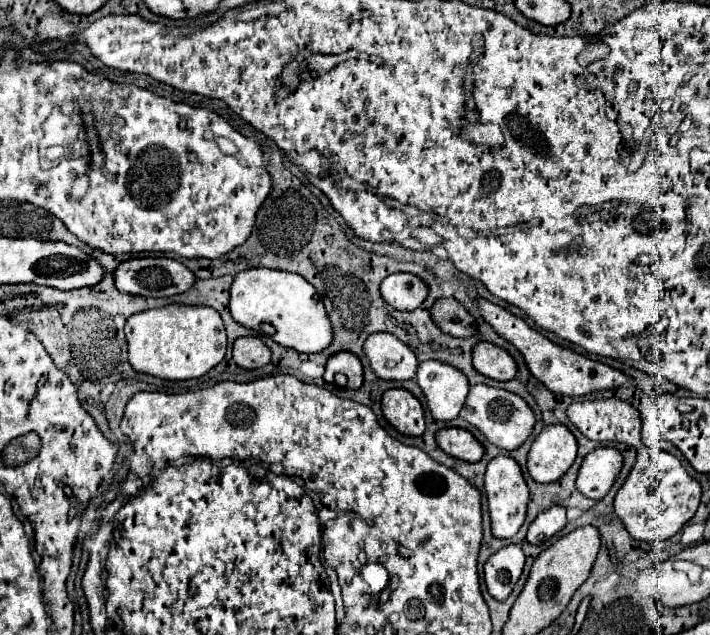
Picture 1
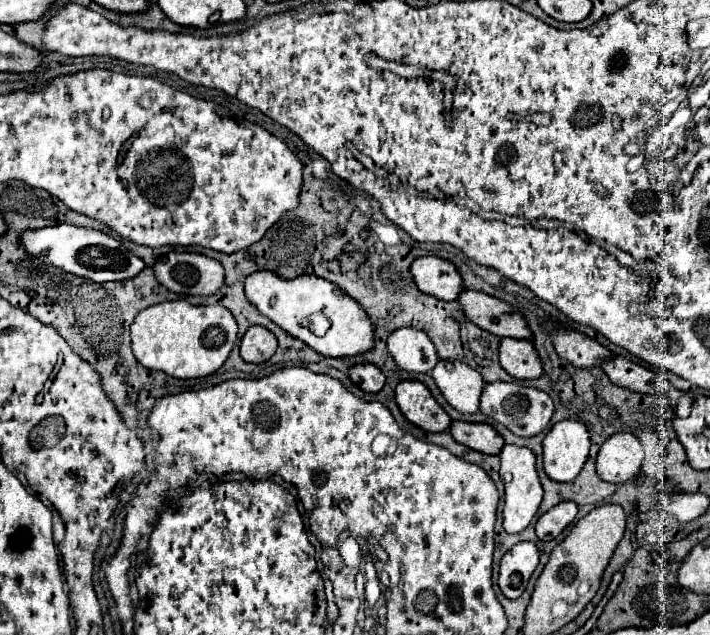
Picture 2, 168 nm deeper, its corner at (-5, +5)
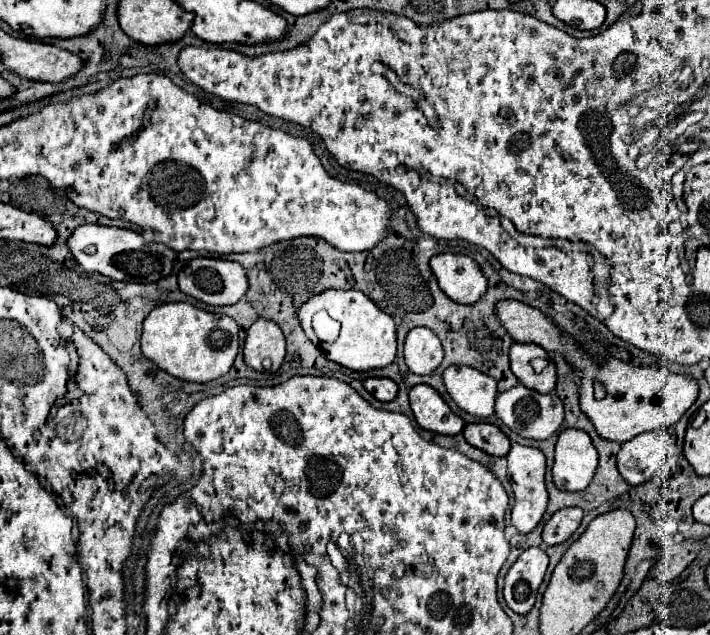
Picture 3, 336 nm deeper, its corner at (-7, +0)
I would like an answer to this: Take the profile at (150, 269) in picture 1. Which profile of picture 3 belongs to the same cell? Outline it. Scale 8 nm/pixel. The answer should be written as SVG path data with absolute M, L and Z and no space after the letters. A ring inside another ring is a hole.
M198 257L190 261L180 273L178 273L178 283L180 291L204 301L206 305L234 305L238 303L246 291L248 291L248 277L246 269L236 263L236 261L226 261L226 259L214 259L214 257Z

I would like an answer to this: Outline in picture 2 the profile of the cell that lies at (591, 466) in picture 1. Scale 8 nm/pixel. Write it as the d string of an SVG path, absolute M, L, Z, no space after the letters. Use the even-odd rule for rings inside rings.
M612 434L596 456L596 474L604 482L622 484L630 480L642 464L644 450L634 434Z

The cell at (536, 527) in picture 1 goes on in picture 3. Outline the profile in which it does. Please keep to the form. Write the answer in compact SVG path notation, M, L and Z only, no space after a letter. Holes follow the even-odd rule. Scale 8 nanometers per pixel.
M570 507L564 511L558 511L556 515L552 515L542 531L542 539L546 545L558 545L564 543L580 525L584 511L578 507Z

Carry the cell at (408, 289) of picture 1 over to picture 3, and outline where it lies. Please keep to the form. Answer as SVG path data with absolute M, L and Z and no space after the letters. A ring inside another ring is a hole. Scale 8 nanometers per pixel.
M438 253L432 257L430 267L440 283L440 289L456 303L476 303L488 289L480 265L458 253Z

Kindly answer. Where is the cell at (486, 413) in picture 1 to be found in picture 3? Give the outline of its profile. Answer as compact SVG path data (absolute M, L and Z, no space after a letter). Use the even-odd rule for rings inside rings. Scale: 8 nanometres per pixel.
M516 385L496 397L496 415L520 437L526 439L548 439L554 435L564 421L564 405L556 393L542 395L524 385Z

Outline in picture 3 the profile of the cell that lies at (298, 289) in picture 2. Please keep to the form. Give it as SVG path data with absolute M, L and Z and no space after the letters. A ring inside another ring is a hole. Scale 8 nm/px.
M328 289L316 297L312 297L308 303L304 303L298 311L298 319L306 331L306 335L322 347L326 353L330 353L330 359L350 371L372 371L372 369L382 369L390 365L396 357L396 325L394 319L384 313L370 297L366 297L362 291L350 289L350 291L336 291ZM318 311L328 311L332 319L340 323L340 335L334 343L324 343L318 341L312 329L312 317Z

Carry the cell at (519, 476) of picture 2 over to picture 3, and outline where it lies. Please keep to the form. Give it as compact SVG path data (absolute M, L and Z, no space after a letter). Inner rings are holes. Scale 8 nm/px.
M512 445L508 459L508 473L512 477L512 489L514 489L514 507L512 507L512 525L520 533L530 533L542 519L546 505L548 505L548 491L544 485L544 471L546 471L546 459L544 453L536 447L526 445Z

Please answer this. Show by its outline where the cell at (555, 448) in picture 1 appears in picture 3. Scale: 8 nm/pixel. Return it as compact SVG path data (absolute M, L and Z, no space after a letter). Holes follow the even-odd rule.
M564 429L556 443L552 467L554 485L560 491L582 491L590 485L598 467L598 451L586 431Z

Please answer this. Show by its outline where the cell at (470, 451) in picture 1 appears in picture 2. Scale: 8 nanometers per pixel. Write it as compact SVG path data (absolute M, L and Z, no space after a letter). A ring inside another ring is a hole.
M452 422L450 434L458 444L464 444L482 454L498 454L504 446L502 436L490 424L472 422Z

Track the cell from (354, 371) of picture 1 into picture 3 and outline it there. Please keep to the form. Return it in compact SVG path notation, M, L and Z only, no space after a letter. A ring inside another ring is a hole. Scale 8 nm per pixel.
M372 377L364 381L368 393L372 393L378 401L392 401L398 395L398 385L386 377Z

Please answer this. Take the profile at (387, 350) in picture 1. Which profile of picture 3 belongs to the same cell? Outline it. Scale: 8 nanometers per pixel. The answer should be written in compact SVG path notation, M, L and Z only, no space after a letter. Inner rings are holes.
M414 327L408 331L406 345L404 345L406 365L416 375L432 373L444 357L442 343L436 333L428 327Z

